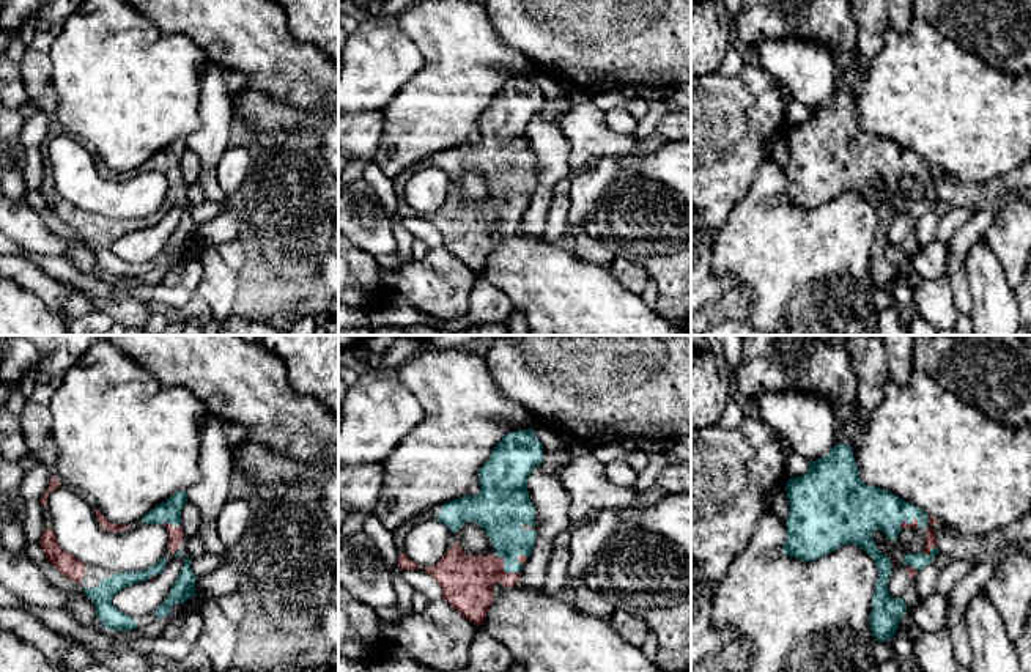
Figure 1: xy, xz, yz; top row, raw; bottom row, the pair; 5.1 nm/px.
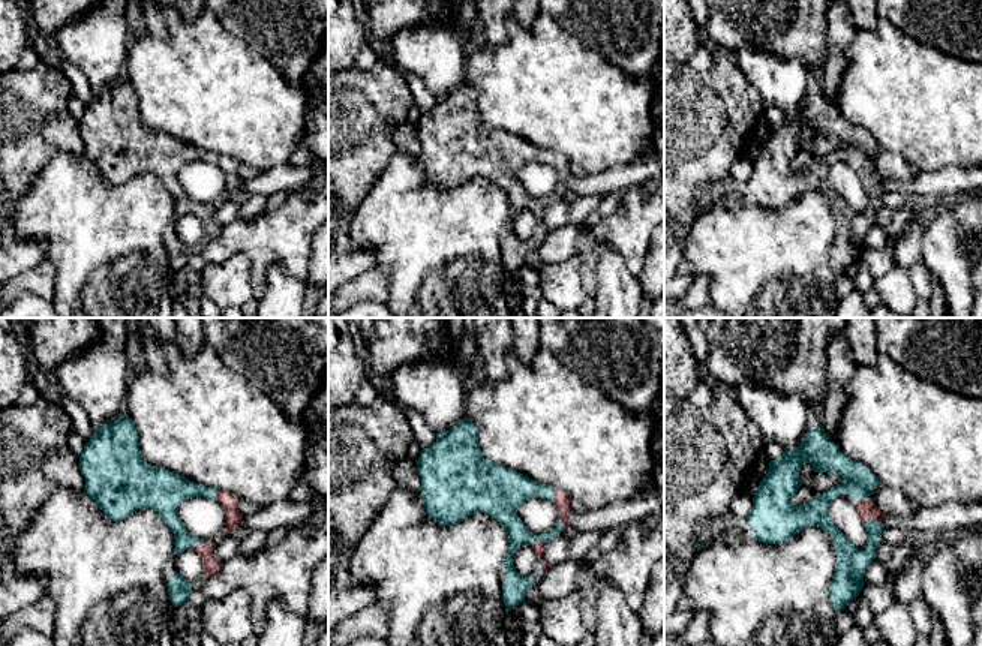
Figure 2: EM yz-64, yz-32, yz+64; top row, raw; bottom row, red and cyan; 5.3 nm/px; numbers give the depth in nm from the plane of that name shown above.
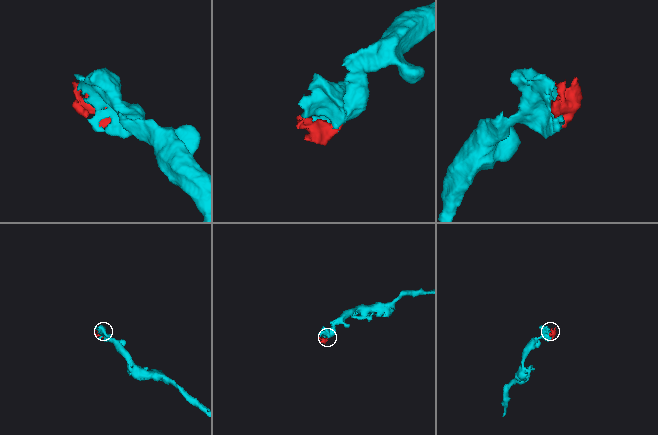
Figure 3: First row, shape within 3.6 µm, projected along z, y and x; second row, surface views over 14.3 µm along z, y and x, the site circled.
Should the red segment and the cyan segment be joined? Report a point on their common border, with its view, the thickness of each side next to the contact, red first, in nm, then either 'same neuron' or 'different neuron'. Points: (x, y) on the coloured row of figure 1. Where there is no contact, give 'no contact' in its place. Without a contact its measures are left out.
contact xz (502, 568); calibres 280 and 200 nm; same neuron

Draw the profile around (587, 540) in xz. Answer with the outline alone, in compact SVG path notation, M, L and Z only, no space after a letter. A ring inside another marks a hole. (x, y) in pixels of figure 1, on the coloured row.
M601 510L597 519L584 522L571 532L567 589L576 589L582 584L582 578L593 570L608 538L633 518L633 511Z

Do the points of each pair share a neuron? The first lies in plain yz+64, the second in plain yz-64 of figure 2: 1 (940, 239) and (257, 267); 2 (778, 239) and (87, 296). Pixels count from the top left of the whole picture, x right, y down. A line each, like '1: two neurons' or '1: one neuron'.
1: two neurons
2: one neuron

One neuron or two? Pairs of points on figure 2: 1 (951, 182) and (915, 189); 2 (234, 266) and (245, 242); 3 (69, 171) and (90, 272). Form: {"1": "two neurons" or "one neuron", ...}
{"1": "one neuron", "2": "two neurons", "3": "one neuron"}

